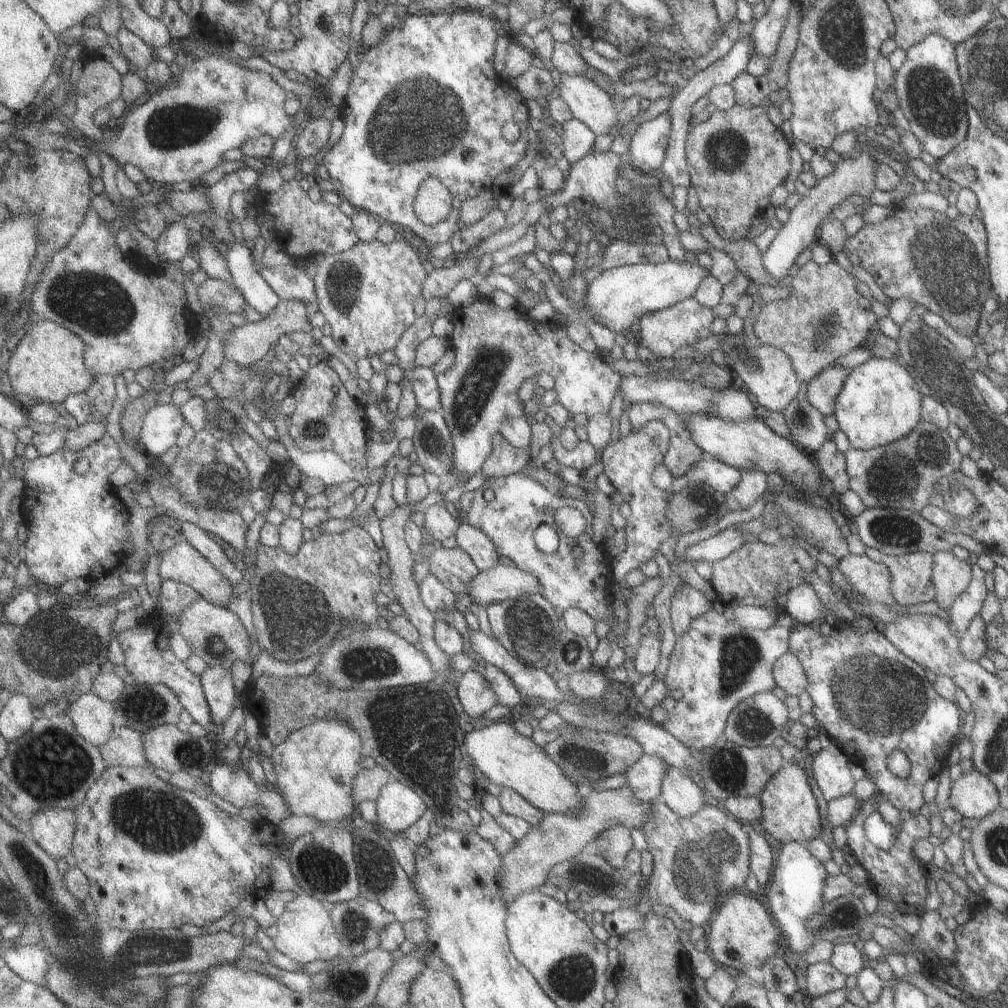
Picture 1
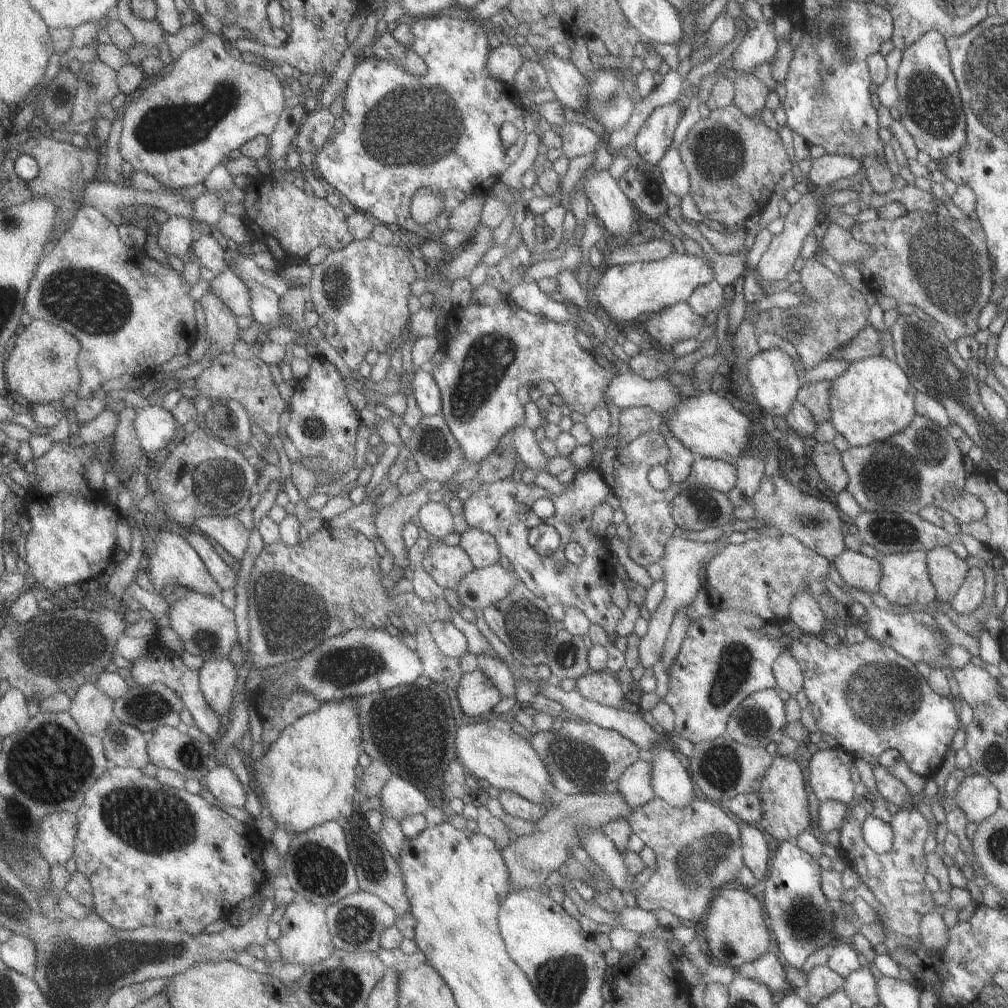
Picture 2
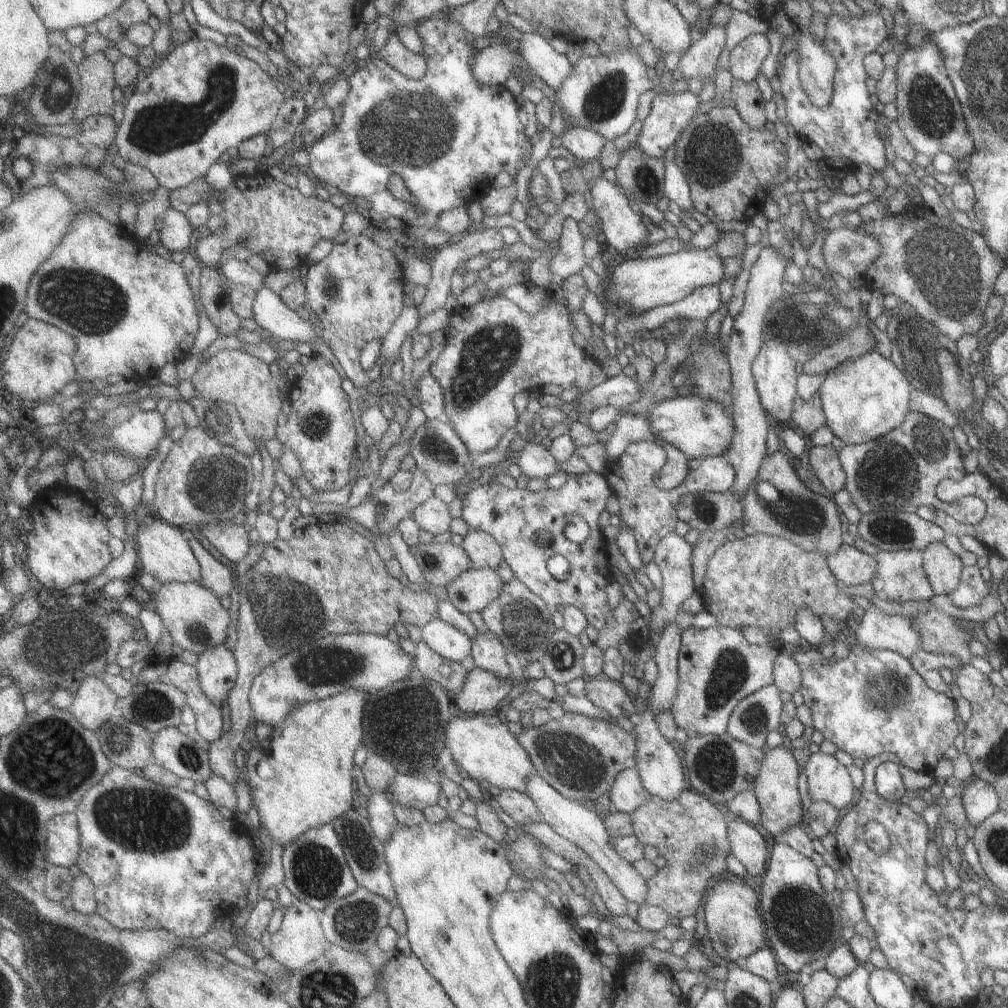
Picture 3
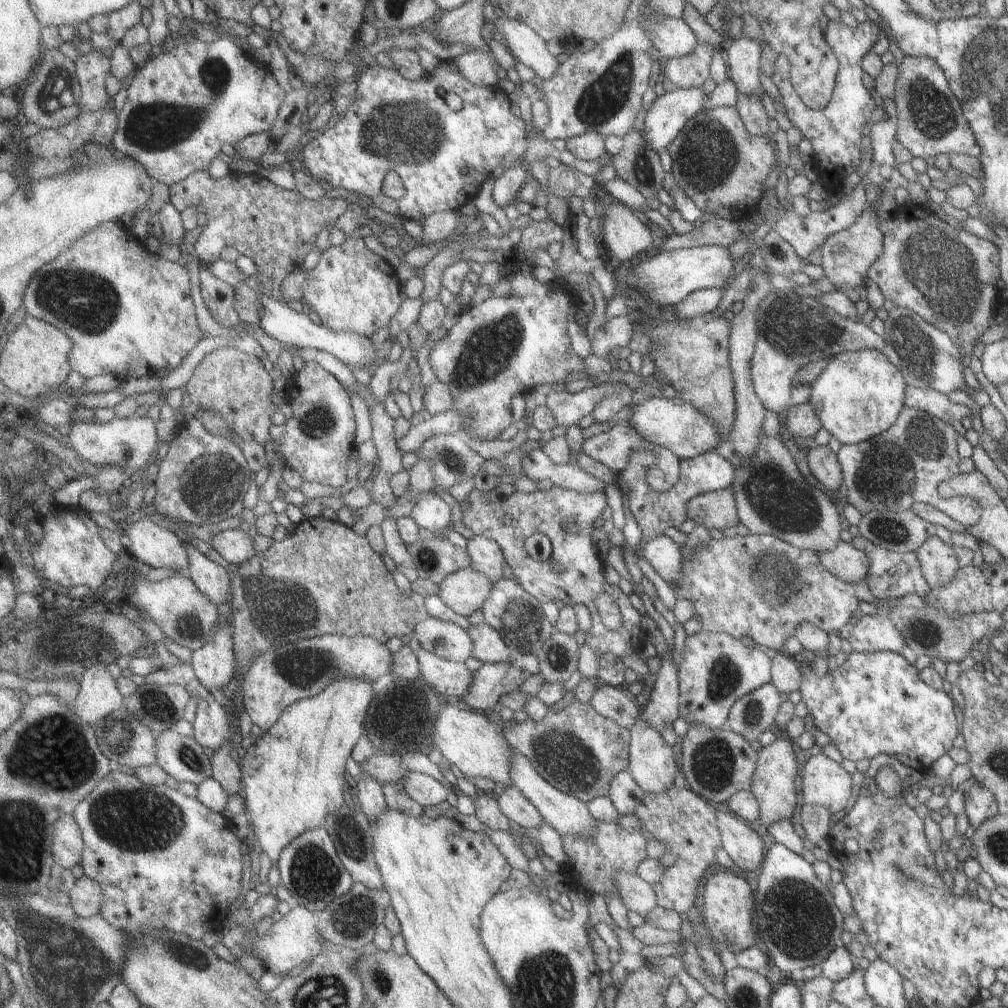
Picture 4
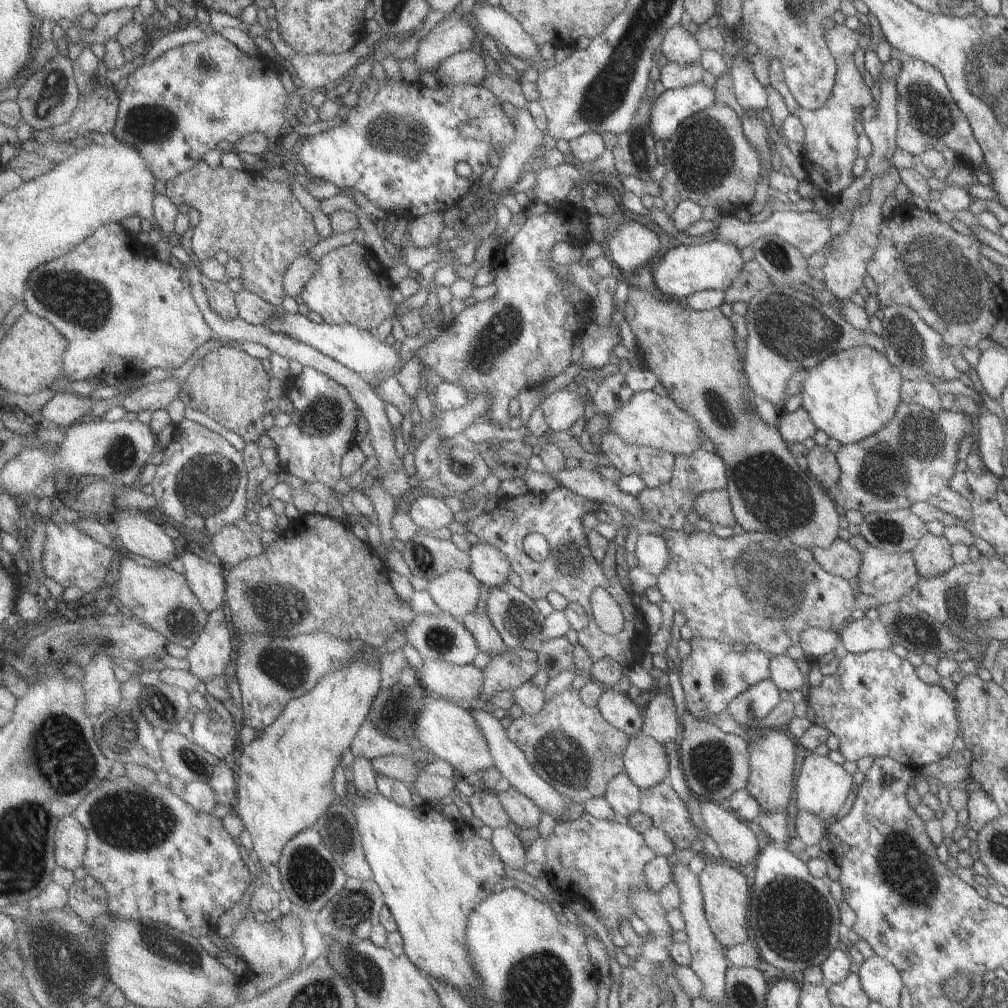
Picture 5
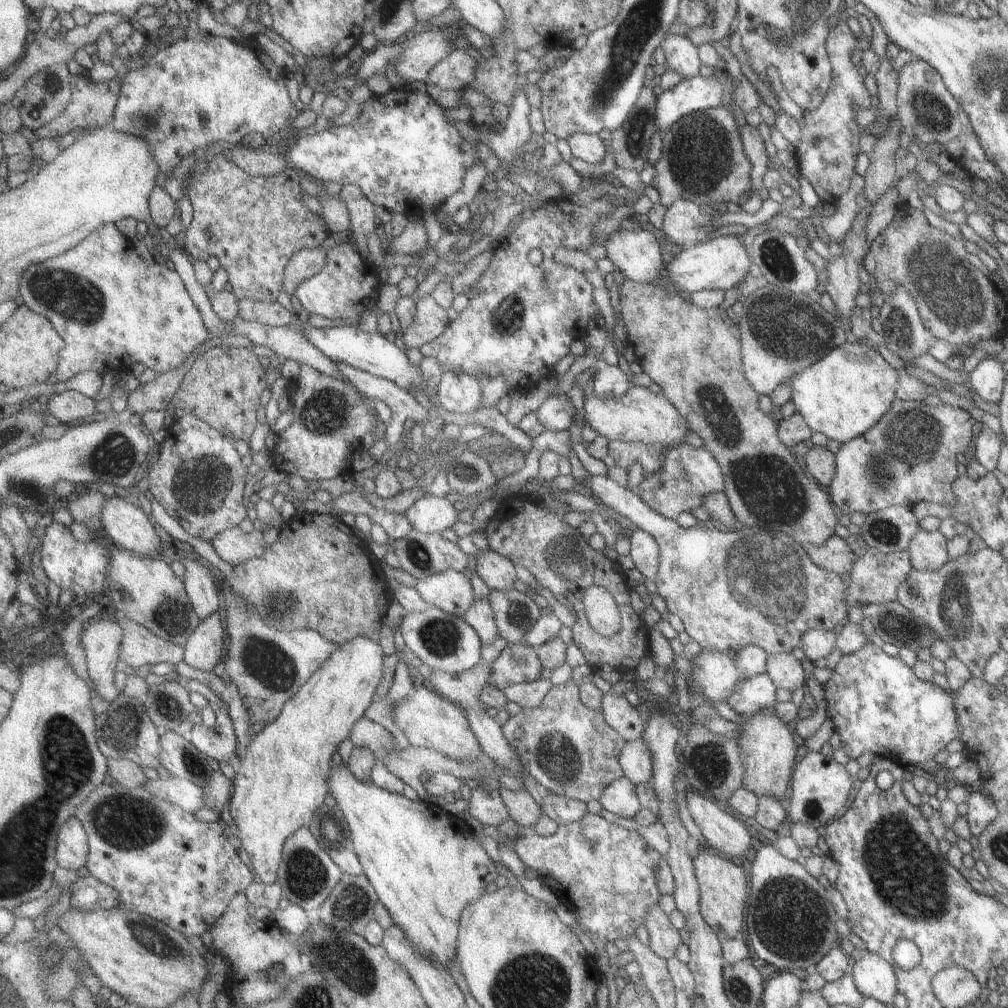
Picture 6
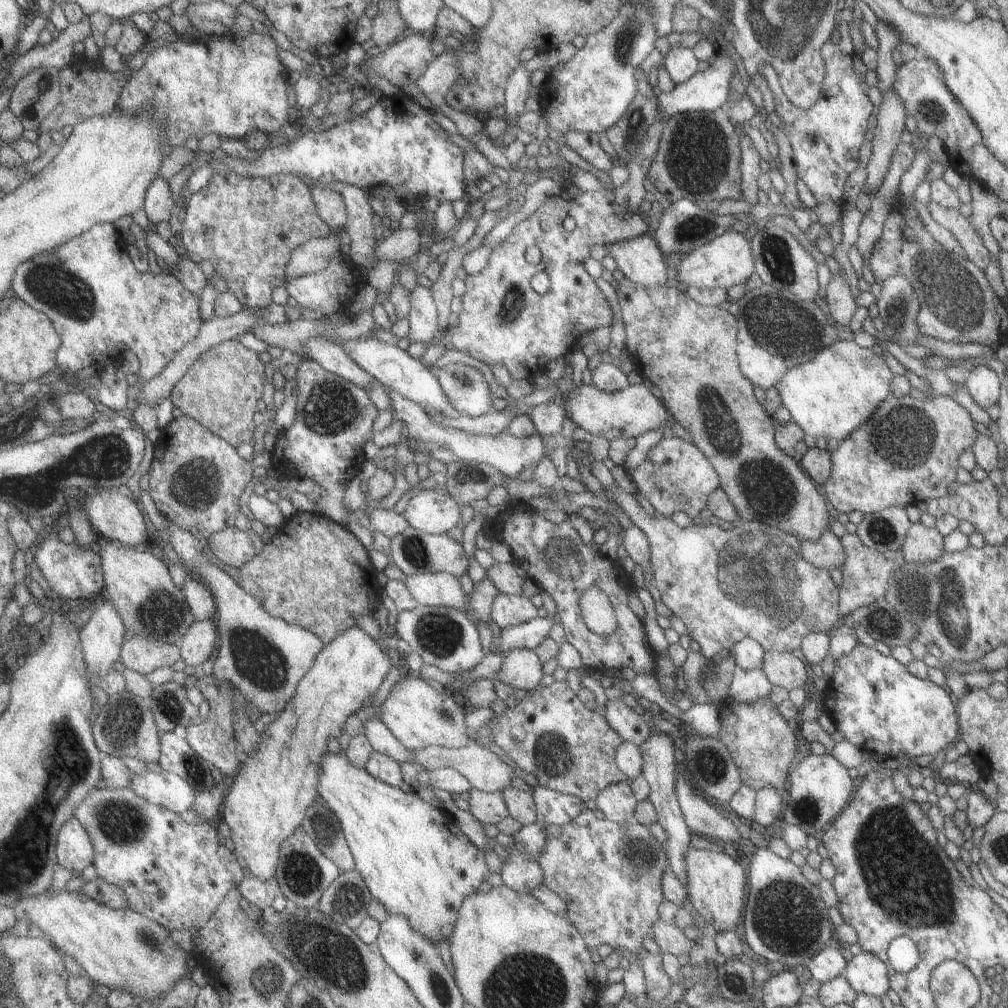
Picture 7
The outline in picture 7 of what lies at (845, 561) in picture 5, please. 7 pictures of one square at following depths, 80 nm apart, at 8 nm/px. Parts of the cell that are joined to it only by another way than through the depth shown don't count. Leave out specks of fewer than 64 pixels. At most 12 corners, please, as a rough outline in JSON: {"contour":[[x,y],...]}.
{"contour":[[824,530],[815,542],[801,541],[805,562],[823,570],[846,559],[839,539]]}

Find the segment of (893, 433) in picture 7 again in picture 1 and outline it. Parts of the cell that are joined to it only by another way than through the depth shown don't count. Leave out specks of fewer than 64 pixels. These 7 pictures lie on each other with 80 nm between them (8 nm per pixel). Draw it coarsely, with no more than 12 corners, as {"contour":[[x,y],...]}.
{"contour":[[920,420],[898,441],[843,456],[866,508],[975,512],[967,489],[934,489],[962,456]]}

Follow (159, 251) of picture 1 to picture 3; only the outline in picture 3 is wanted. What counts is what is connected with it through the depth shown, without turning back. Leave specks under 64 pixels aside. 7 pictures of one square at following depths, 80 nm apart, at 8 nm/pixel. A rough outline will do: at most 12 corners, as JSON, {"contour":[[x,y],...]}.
{"contour":[[169,207],[161,217],[161,244],[185,254],[194,229],[186,213]]}

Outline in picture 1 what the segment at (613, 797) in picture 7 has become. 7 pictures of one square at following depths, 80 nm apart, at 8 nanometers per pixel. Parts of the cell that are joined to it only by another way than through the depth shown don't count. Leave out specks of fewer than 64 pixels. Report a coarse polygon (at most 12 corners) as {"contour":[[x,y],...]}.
{"contour":[[643,753],[623,772],[643,802],[658,798],[668,766]]}

